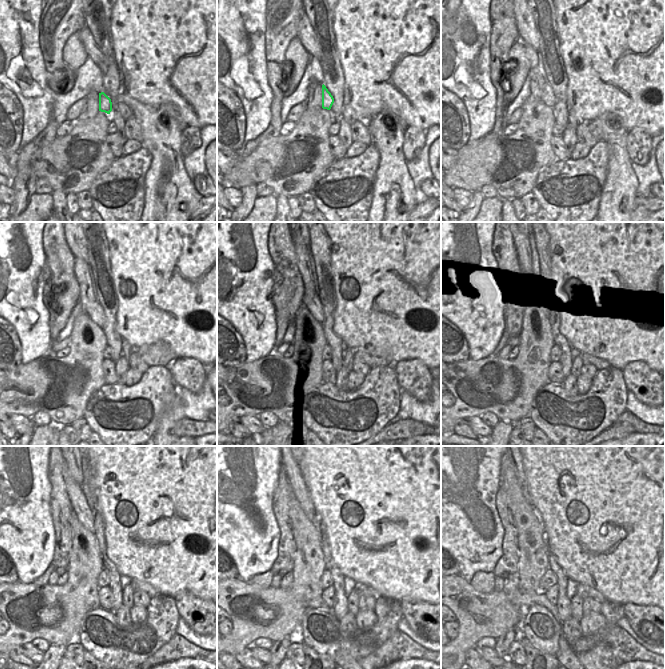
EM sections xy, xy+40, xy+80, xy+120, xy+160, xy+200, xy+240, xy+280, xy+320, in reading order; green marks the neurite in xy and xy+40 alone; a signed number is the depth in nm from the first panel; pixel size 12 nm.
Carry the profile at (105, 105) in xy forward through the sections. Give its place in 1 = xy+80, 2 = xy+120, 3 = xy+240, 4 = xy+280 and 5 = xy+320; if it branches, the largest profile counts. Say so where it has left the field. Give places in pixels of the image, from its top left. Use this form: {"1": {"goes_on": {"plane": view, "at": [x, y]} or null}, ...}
{"1": {"goes_on": {"plane": "xy+80", "at": [548, 97]}}, "2": {"goes_on": {"plane": "xy+120", "at": [95, 311]}}, "3": {"goes_on": {"plane": "xy+240", "at": [79, 504]}}, "4": {"goes_on": {"plane": "xy+280", "at": [291, 467]}}, "5": {"goes_on": {"plane": "xy+320", "at": [520, 476]}}}

